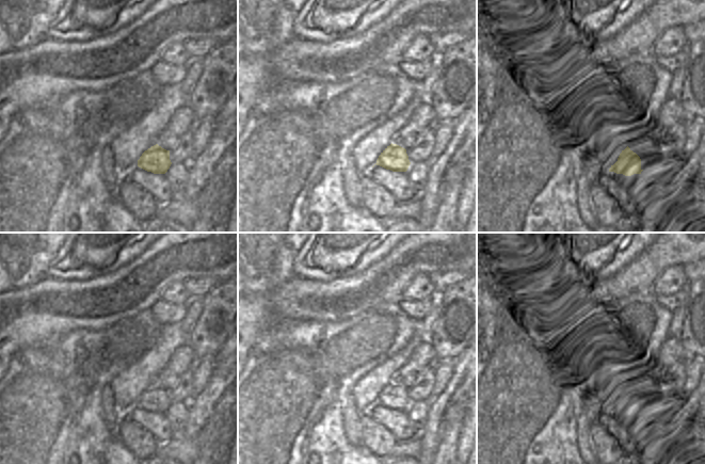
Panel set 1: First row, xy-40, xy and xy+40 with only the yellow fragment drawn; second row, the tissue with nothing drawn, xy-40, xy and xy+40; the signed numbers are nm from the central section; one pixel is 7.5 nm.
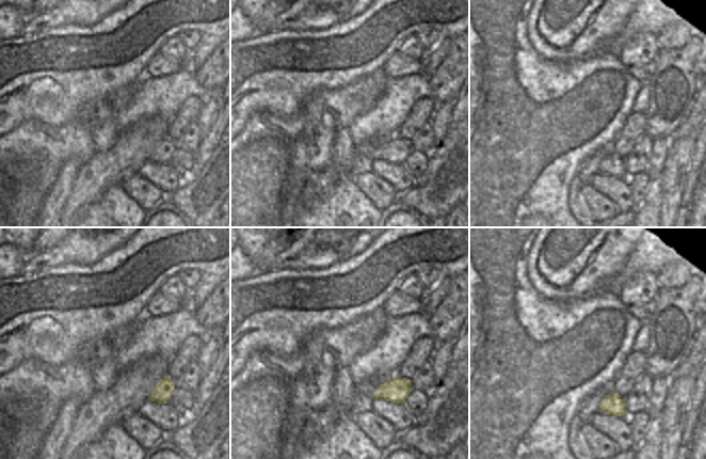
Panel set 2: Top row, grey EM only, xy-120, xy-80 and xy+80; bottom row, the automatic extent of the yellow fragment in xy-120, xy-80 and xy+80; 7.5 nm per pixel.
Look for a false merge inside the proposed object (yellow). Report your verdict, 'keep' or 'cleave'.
keep

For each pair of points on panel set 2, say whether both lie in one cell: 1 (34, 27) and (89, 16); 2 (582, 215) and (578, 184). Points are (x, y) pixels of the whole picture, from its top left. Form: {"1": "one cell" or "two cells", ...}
{"1": "one cell", "2": "one cell"}

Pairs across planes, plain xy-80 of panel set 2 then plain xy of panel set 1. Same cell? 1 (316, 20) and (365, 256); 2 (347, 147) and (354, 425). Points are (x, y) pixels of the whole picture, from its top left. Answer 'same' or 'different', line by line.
1: same
2: same

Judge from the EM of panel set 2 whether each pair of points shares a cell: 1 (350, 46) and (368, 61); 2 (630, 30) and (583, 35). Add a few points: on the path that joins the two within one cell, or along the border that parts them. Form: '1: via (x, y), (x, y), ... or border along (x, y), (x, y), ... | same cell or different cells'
1: via (354, 48), (364, 57) | same cell
2: border along (634, 11), (623, 28), (611, 40) | different cells

